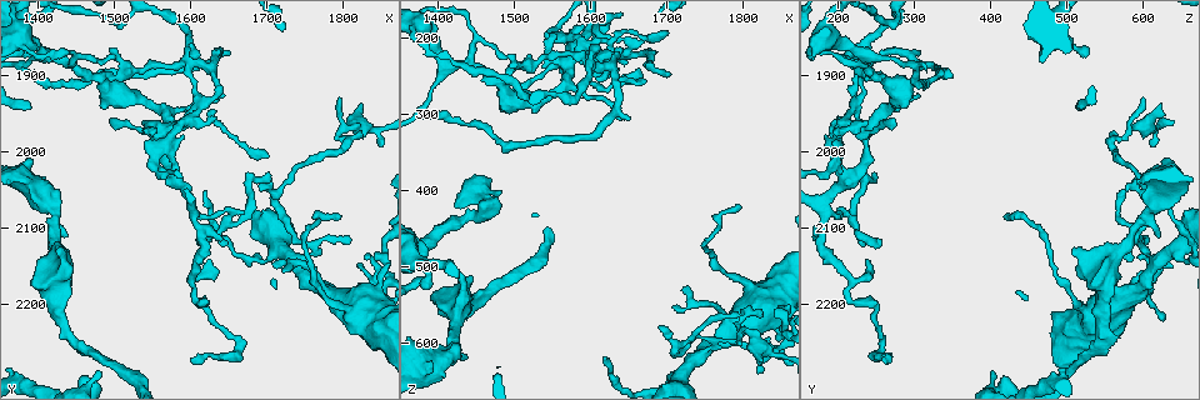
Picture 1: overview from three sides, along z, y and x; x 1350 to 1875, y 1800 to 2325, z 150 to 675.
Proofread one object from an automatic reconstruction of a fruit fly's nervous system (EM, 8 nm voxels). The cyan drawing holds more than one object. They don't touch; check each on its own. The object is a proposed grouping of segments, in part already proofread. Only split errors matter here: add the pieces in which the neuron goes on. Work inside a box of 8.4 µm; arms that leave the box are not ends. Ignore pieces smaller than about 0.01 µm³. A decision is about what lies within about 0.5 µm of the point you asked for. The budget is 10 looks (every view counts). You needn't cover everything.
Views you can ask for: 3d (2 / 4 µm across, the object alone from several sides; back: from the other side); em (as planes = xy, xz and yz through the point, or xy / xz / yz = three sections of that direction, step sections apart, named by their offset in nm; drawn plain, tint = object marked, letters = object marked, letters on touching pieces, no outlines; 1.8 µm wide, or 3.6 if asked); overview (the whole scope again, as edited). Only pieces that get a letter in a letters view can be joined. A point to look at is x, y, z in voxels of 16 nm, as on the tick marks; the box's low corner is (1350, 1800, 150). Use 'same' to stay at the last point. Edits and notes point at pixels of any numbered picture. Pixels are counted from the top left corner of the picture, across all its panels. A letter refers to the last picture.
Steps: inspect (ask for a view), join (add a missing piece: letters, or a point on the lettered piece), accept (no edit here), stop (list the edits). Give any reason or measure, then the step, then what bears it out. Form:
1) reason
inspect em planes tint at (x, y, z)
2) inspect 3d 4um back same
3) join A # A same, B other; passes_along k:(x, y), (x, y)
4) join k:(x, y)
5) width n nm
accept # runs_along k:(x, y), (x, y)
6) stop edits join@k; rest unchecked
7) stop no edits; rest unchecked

free end
inspect 3d 2um at (1480, 2295, 405)

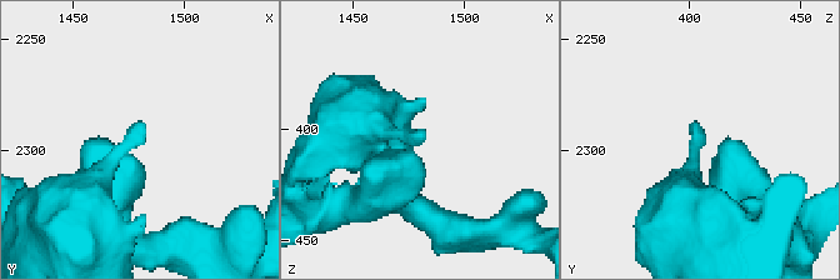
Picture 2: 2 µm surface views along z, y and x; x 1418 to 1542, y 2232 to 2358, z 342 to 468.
inspect em yz step 4 tint at (1478, 2296, 406)

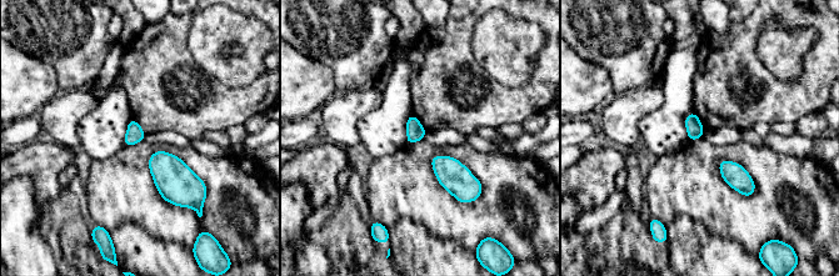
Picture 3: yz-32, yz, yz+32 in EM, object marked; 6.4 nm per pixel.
another direction
inspect em planes letters same

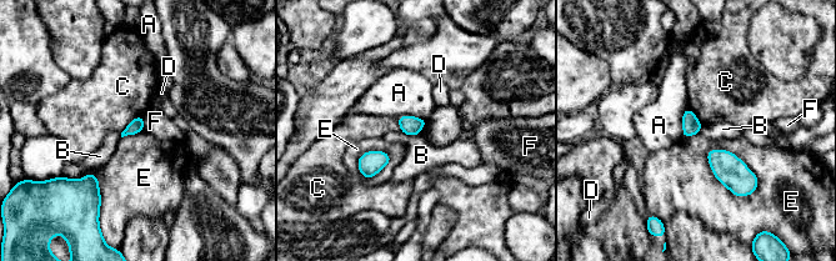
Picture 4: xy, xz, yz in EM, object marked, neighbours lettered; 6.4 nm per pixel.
accept # A other, B other, C other, D other, E other, F other; no lettered piece goes on from it

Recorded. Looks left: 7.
inspect 3d 2um at (1425, 2125, 510)

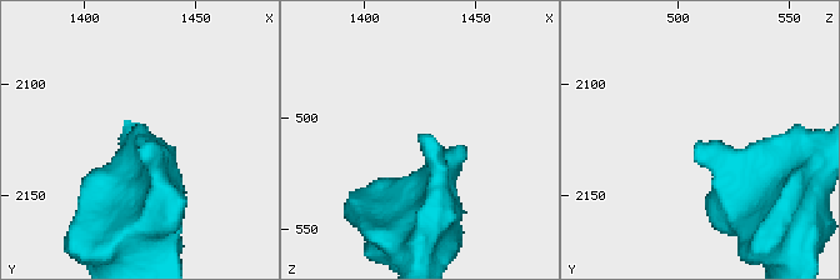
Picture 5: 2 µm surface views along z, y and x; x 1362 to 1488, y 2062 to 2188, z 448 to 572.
now the EM
inspect em planes plain at (1427, 2126, 509)

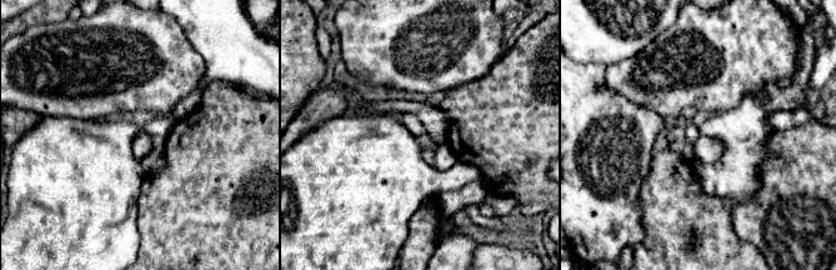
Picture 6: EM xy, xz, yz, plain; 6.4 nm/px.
what lies round it
inspect em planes letters same

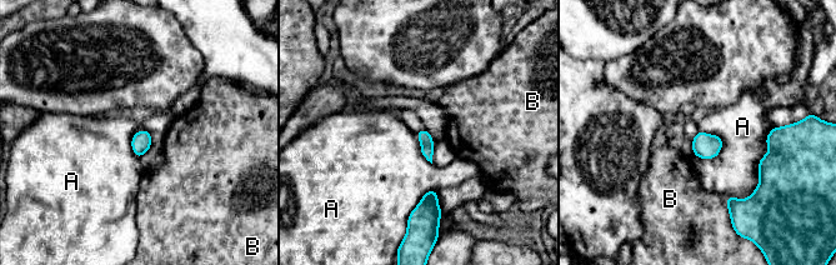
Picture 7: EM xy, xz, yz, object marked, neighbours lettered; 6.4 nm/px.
accept # A other, B other; border 7:(772, 128), (760, 184), (725, 199); none of them fits

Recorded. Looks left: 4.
abrupt turn
inspect 3d 2um at (1570, 1975, 240)

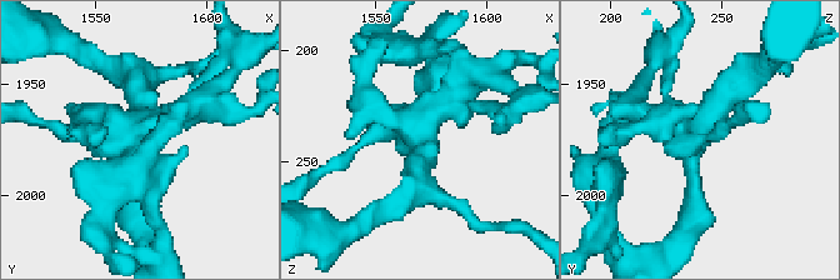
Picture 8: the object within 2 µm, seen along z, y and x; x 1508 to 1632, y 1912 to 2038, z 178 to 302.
now the EM
inspect em planes letters at (1570, 1969, 239)

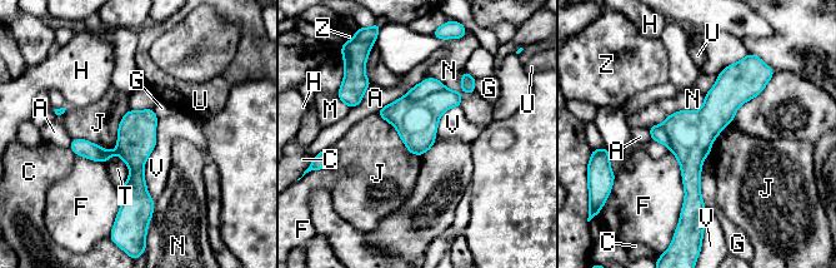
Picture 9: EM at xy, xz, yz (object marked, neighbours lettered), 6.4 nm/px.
accept # A other, C other, F other, G other, H other, J other, M other, N other, T other, U other, V other, Z other; runs_along 9:(734, 66), (691, 138), (691, 207); none of them fits

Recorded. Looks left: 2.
inspect em planes letters at (1600, 2270, 260)

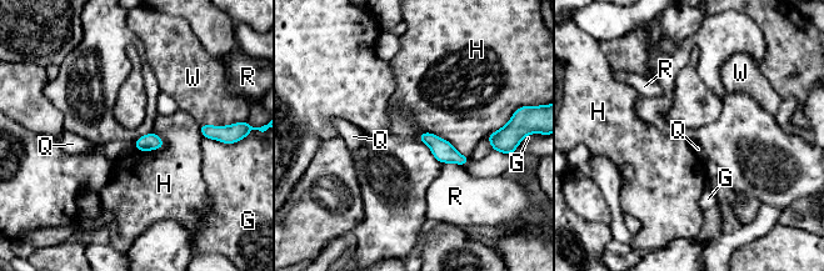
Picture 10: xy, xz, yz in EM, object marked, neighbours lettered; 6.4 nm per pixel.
accept # G other, H other, Q other, R other, W other; none of them fits

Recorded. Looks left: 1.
stop no edits; rest unchecked

